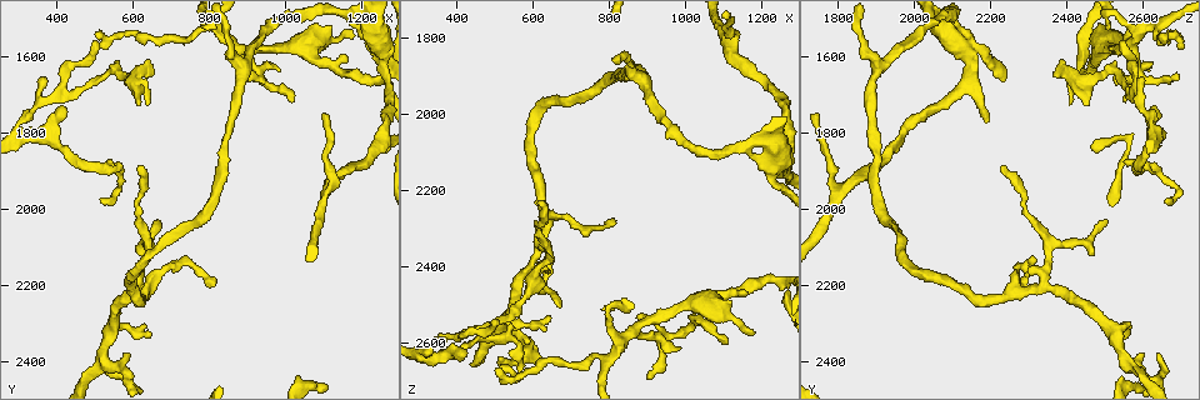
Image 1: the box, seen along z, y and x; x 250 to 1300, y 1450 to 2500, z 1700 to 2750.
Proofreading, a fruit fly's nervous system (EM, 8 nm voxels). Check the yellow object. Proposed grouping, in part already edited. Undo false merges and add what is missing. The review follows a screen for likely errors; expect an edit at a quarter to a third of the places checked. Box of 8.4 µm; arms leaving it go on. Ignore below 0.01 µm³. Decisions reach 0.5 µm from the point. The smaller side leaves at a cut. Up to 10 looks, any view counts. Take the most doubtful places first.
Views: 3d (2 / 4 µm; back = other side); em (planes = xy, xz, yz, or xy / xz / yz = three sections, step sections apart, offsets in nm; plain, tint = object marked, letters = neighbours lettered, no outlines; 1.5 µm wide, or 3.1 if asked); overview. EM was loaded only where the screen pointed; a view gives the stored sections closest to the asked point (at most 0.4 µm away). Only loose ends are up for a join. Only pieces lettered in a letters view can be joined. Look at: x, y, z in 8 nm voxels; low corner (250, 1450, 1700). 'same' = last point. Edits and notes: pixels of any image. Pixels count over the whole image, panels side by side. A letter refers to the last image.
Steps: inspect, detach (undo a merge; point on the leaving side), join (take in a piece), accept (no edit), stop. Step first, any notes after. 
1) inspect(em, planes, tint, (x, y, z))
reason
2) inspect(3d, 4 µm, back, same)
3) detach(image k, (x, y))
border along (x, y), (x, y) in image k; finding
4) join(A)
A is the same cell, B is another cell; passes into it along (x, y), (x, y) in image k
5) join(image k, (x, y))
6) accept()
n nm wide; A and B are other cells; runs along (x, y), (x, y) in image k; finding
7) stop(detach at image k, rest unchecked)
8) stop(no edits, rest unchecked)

inspect(3d, 4 µm, (1235, 1575, 2125))
three arms meet

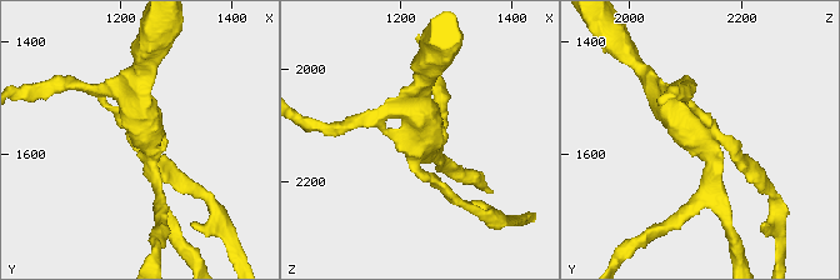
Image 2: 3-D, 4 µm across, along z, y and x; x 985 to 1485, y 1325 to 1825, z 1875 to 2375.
inspect(em, planes, plain, (1240, 1570, 2130))
3 arms; arms of 170, 190, 380 nm

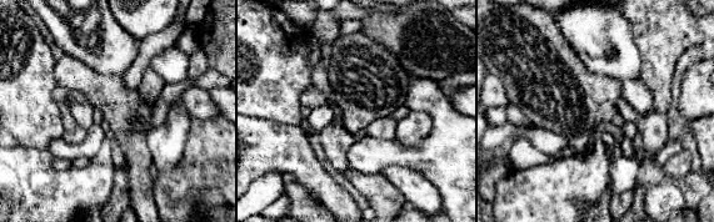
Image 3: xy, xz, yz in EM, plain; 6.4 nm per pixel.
inspect(em, planes, letters, same)

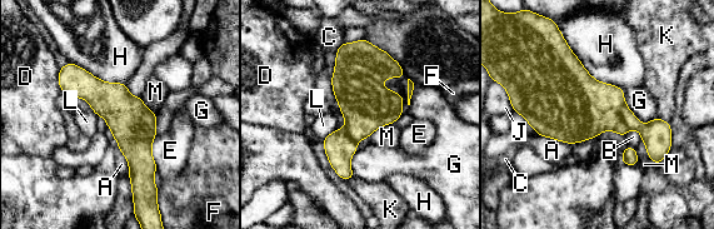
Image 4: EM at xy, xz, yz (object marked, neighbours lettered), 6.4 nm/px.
accept()
A, B, C, D, E, F, G, H, J, K, L and M are other cells; runs along (66, 68), (134, 133), (135, 190) in image 4; all the same neuron

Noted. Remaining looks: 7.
inspect(em, planes, letters, (640, 2315, 2525))
branch stops here

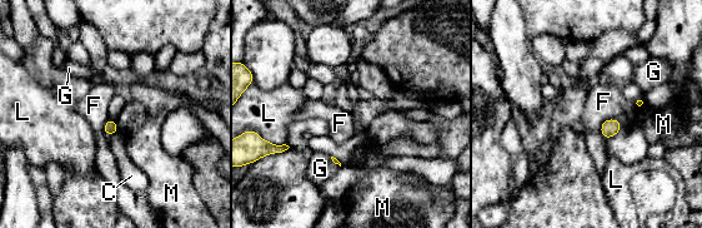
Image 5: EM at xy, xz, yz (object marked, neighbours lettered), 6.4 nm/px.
accept()
90 nm wide; C, F, G, L and M are other cells; border along (622, 125), (606, 119), (600, 134) in image 5; no lettered piece goes on from it

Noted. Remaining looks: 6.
inspect(3d, 4 µm, (900, 1650, 2695))

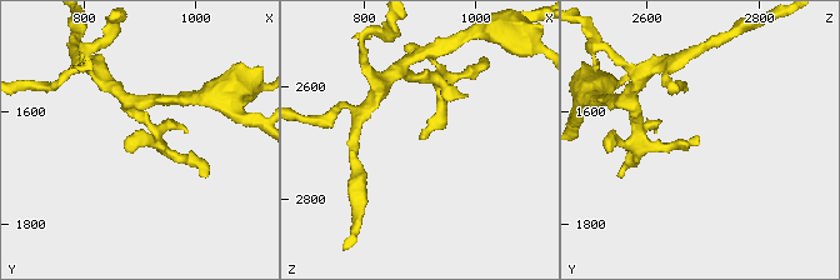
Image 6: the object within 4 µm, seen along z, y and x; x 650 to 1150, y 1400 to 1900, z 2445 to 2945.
inspect(em, planes, letters, (905, 1660, 2695))

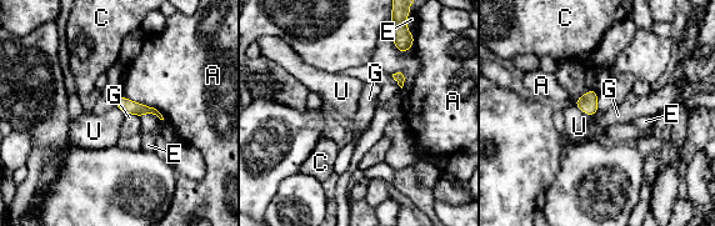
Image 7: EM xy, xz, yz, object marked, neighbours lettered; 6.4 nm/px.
accept()
A, C, E, G and U are other cells; border along (126, 114), (136, 114), (140, 117) in image 7; none of them fits

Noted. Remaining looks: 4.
inspect(em, planes, letters, (520, 1975, 2655))
free end

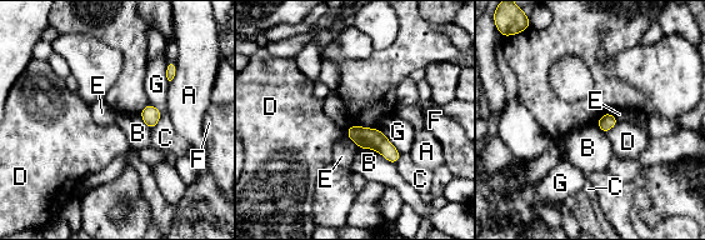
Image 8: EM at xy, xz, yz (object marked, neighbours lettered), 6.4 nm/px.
accept()
100 nm wide; A, B, C, D, E, F and G are other cells; border along (360, 148), (373, 148), (395, 165) in image 8; none of them fits

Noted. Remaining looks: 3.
stop(no edits, rest unchecked)

